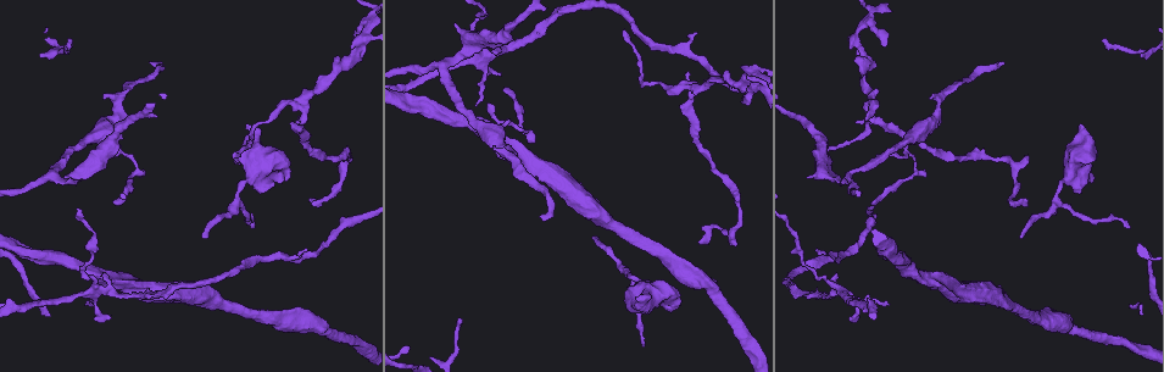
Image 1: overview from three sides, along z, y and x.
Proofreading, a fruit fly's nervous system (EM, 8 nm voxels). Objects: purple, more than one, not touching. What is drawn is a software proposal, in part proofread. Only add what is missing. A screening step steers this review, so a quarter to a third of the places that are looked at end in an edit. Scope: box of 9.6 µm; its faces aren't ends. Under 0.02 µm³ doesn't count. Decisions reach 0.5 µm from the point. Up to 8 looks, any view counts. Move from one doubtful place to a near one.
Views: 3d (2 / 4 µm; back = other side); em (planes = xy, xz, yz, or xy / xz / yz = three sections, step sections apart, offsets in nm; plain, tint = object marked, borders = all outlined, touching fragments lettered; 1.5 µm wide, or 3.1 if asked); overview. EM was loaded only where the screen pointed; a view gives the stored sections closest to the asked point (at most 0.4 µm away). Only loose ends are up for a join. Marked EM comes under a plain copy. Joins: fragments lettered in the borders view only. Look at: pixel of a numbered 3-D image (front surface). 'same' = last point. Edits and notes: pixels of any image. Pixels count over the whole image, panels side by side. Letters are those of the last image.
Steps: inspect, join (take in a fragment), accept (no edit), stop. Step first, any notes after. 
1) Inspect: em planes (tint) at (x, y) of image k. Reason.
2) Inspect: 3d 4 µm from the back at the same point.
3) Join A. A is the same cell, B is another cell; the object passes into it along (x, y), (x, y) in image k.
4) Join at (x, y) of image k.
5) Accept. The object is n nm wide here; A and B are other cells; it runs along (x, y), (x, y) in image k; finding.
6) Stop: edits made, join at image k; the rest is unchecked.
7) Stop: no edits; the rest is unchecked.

Inspect: 3d 2 µm at (883, 46) of image 1. Tapers out.

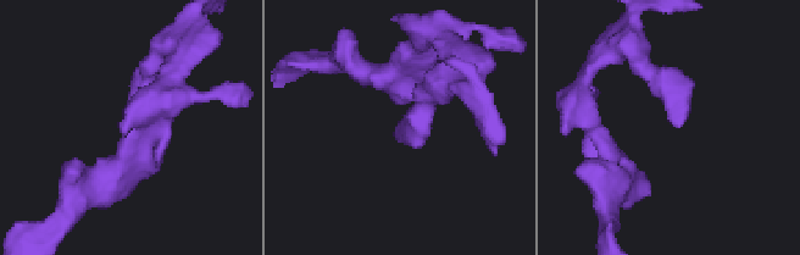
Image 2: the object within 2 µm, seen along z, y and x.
Inspect: em planes (borders) at (678, 127) of image 2. Shape alone is not enough.

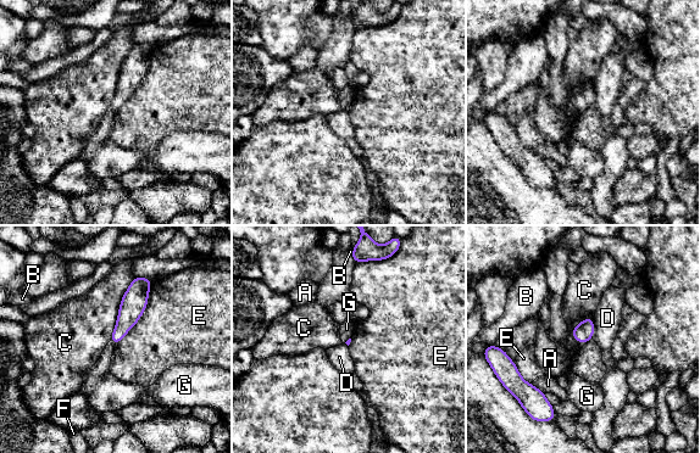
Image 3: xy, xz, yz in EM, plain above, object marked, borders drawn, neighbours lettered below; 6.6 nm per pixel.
Join G. G is the same cell, A, B, C, D, E and F are other cells; the object passes into it along (584, 331), (574, 337), (570, 341) in image 3; the neuron continues.

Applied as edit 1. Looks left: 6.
Inspect: 3d 4 µm at (636, 300) of image 1. An open end.

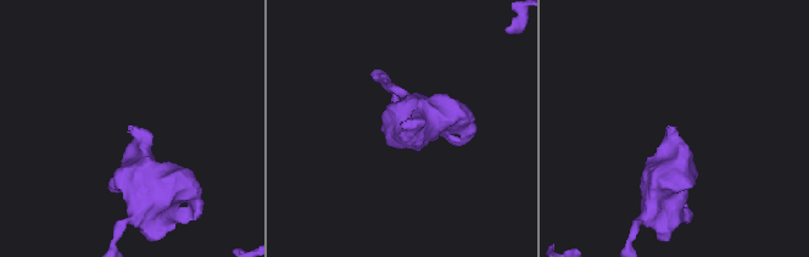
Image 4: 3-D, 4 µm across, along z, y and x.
Inspect: em planes (borders) at (128, 128) of image 4.

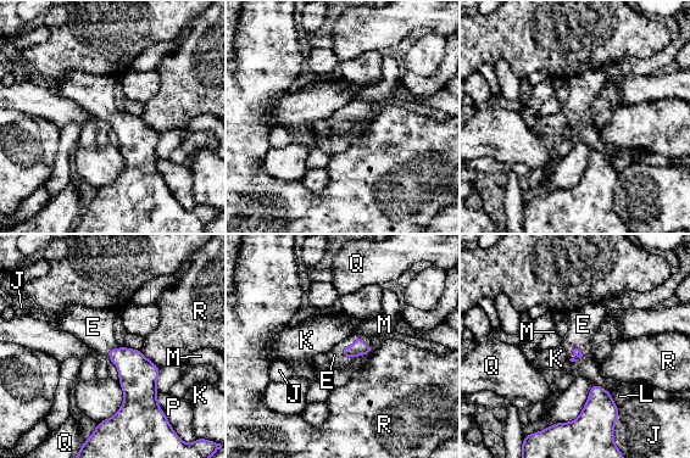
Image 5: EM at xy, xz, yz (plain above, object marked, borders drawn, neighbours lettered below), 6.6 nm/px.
Join E. E is the same cell, J, K, L, M, P, Q and R are other cells; the object passes into it along (360, 348), (355, 340), (334, 355) in image 5; the neuron continues.

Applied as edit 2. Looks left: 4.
Inspect: overview.

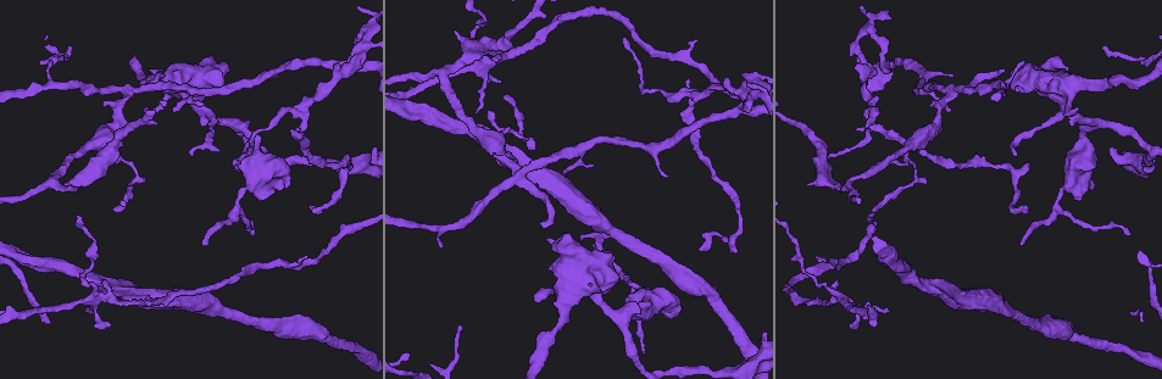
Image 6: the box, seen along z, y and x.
Inspect: em planes (borders) at (1021, 245) of image 6. Tapers out.

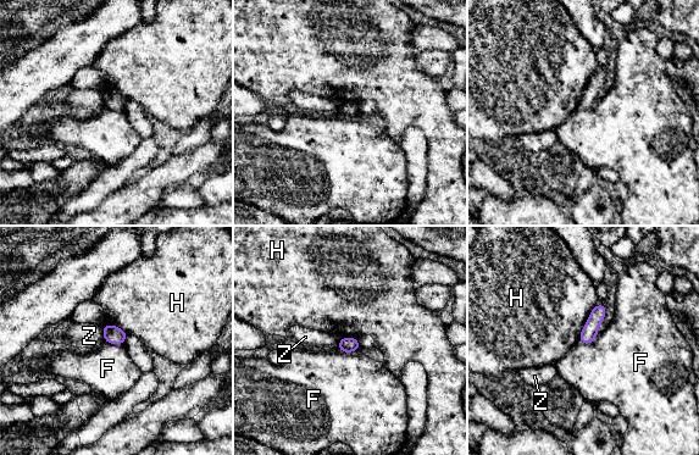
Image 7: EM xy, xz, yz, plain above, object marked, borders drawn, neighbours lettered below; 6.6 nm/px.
Accept. F, H and Z are other cells; none of them fits.

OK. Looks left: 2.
Stop: edits made, join at image 3, join at image 5; the rest is unchecked.

